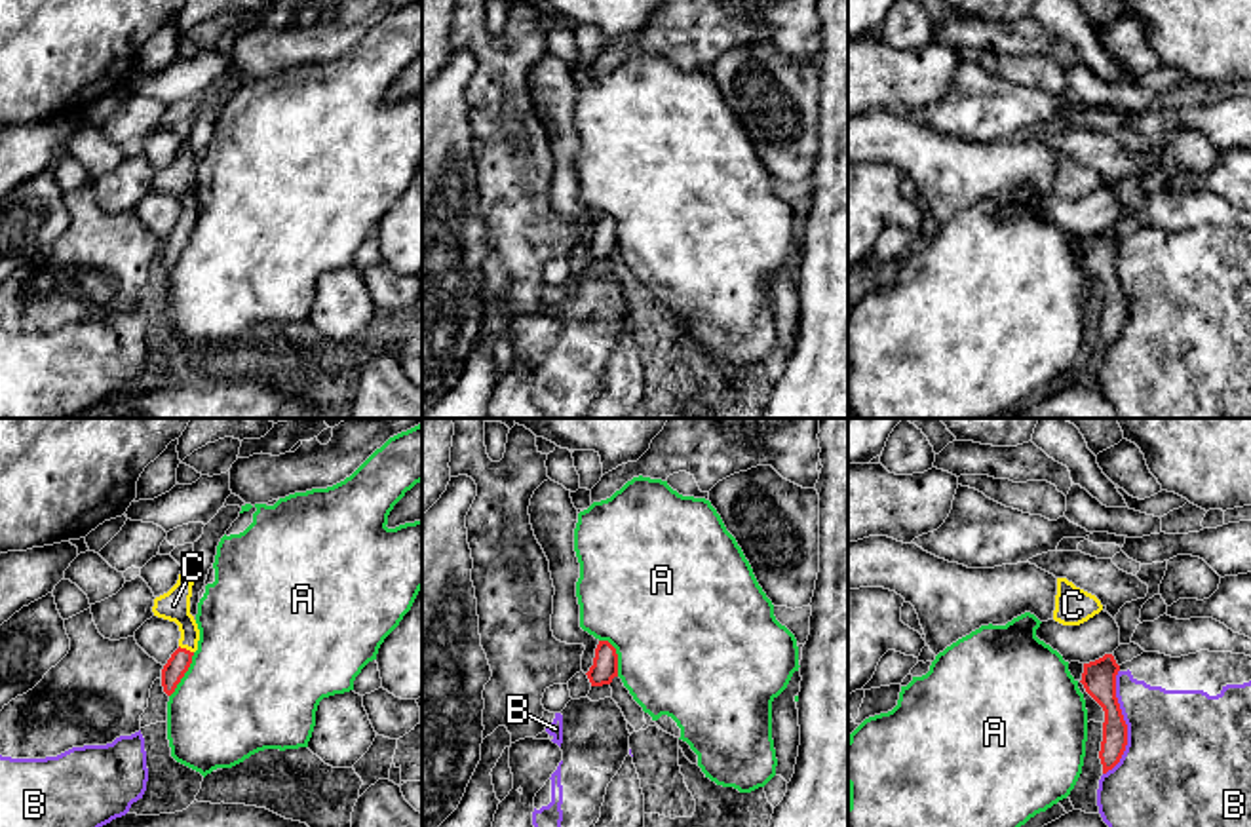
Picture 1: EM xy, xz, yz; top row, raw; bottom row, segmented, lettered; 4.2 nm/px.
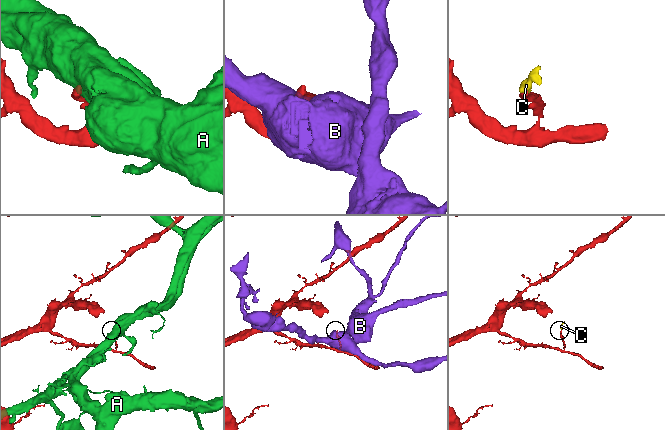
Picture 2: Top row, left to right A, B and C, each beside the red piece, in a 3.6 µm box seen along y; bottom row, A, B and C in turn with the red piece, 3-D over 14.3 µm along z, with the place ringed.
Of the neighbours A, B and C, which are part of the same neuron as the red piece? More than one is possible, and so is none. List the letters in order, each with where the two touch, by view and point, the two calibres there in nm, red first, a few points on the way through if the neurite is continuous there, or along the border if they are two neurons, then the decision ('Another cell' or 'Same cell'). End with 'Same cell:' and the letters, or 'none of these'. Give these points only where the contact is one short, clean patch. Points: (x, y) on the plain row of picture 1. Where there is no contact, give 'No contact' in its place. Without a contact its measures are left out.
A: Touches red at xy (183, 250). Thickness 90 nm (red) against 480 nm. Boundary: xy (194, 227), (189, 244), (170, 270). Another cell
B: Touches red at yz (1124, 297). Thickness 140 nm (red) against 440 nm. Another cell
C: Touches red at xy (185, 223). Thickness 90 nm (red) against 130 nm. Path across: xy (179, 236), (185, 223), (187, 196), (173, 179). Same cell
Same cell: C

